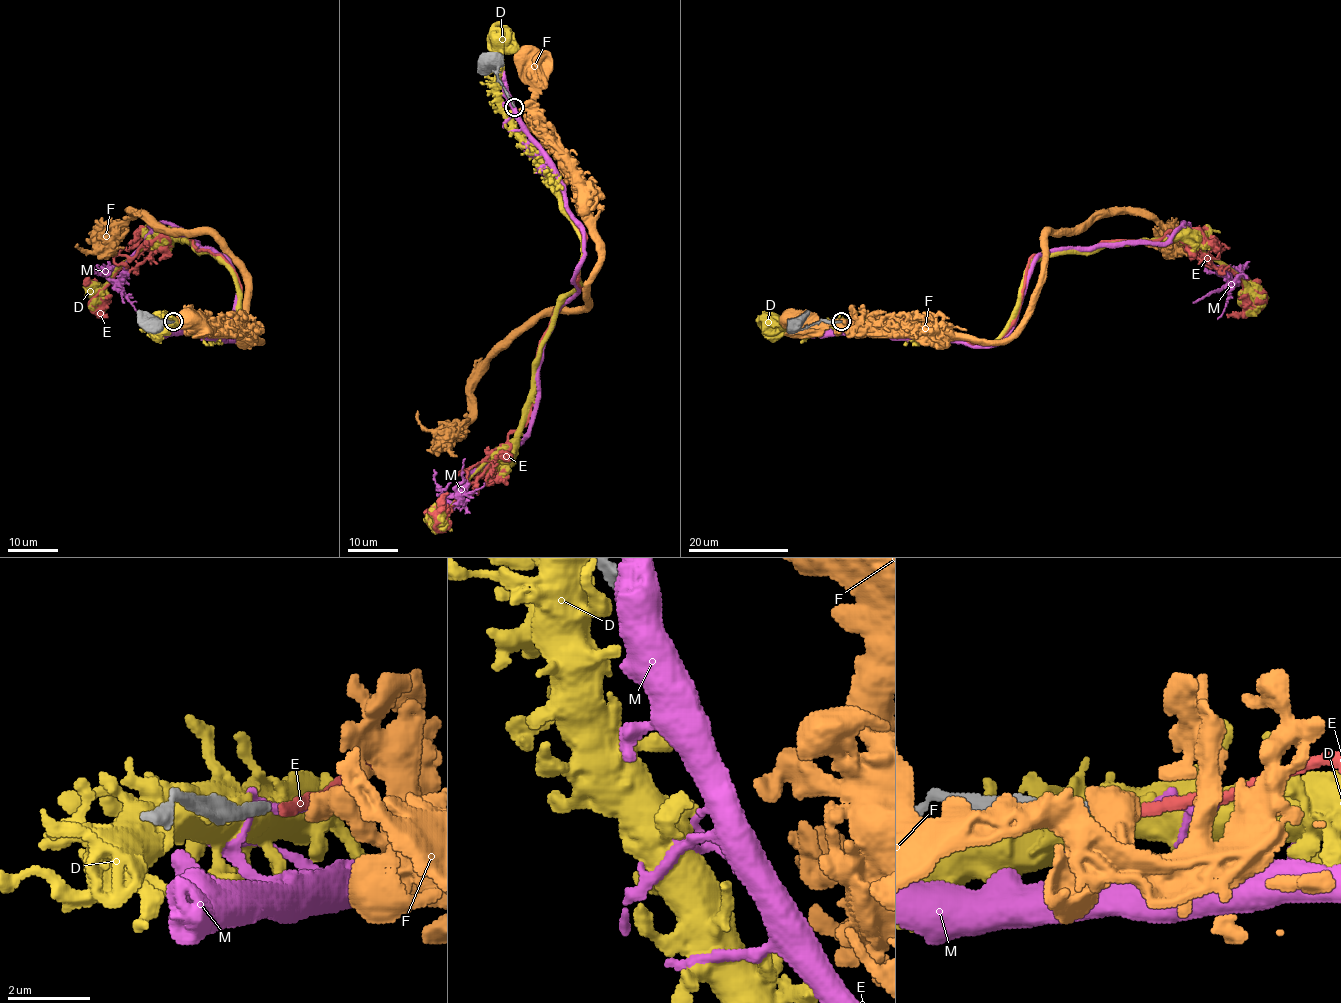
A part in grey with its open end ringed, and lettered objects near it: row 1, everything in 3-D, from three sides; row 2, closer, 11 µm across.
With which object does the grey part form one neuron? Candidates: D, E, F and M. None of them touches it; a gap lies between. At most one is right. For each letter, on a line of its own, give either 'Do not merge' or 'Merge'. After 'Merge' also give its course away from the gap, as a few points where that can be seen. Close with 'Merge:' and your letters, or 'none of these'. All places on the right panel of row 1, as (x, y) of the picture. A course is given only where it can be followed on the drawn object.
D: Do not merge
E: Merge. Its course: (845, 320), (899, 318), (995, 343), (1034, 255), (1170, 233), (1228, 268), (1255, 304), (1244, 277)
F: Do not merge
M: Do not merge
Merge: E

